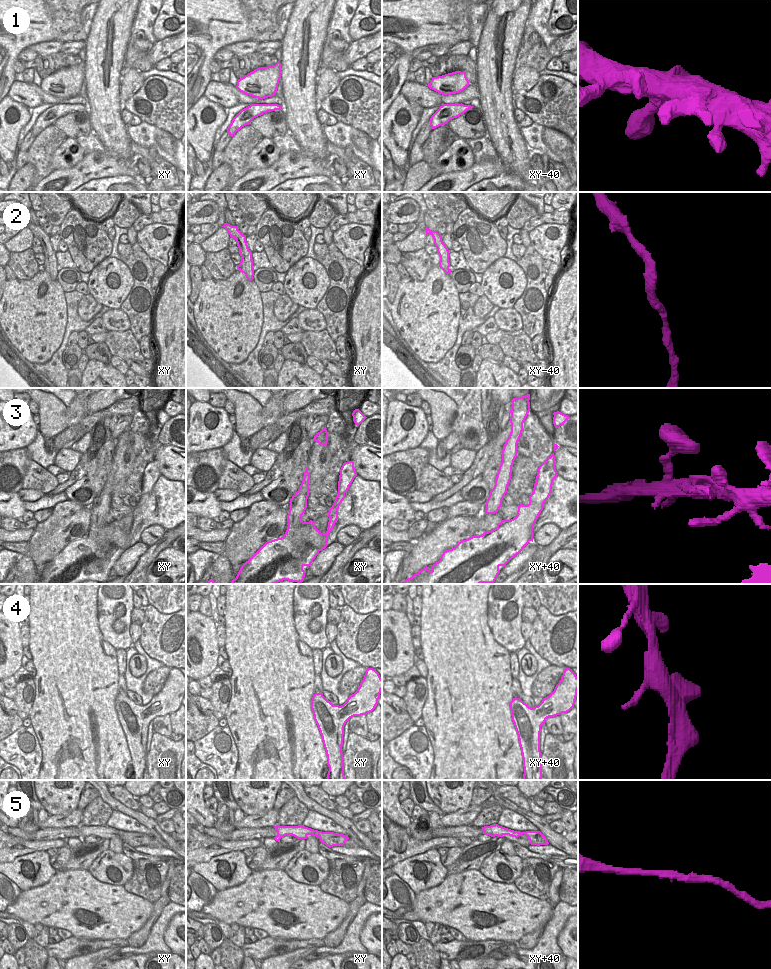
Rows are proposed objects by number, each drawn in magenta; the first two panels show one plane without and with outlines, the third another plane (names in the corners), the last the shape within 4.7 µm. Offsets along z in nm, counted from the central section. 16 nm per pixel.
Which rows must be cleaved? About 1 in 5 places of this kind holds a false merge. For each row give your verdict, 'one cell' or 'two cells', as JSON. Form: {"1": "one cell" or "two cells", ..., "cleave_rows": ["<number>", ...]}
{"1": "one cell", "2": "one cell", "3": "one cell", "4": "one cell", "5": "two cells", "cleave_rows": ["5"]}

